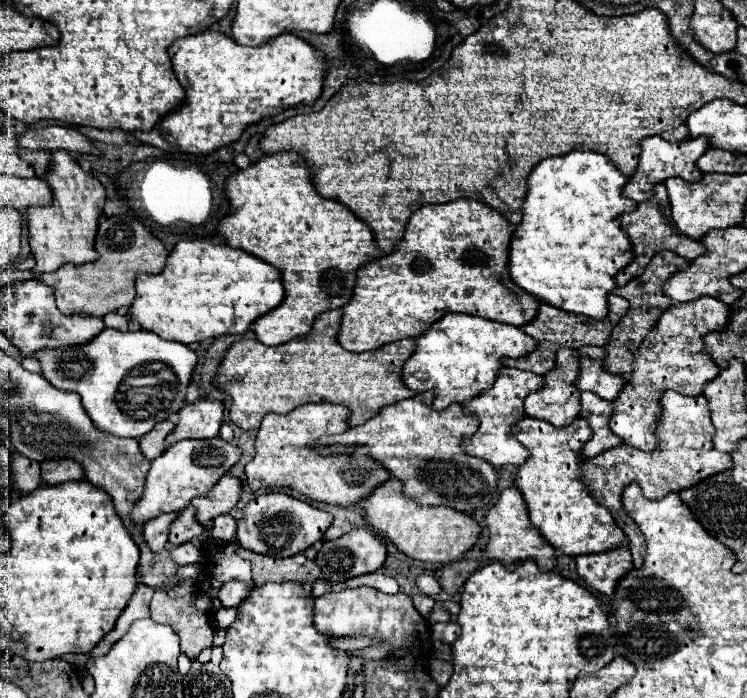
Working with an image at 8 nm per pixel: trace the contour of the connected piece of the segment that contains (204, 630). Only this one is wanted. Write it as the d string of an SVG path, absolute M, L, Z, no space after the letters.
M155 592L153 594L153 600L151 600L151 618L155 622L161 622L161 624L167 624L171 626L180 638L181 652L193 662L201 650L209 648L211 642L213 642L213 626L209 624L209 616L201 610L195 610L193 604L191 604L191 598L185 596L185 598L167 598L167 592Z

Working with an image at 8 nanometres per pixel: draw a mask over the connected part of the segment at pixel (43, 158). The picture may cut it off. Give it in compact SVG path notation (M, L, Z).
M25 150L25 156L23 158L27 158L27 162L35 168L35 174L39 178L45 176L45 172L47 172L47 168L51 164L51 154L39 152L39 150Z

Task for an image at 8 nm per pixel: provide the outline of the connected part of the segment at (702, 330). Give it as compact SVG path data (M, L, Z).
M703 296L693 302L681 302L671 306L657 322L651 336L647 336L645 344L635 352L633 364L635 370L627 376L627 384L619 398L613 402L613 418L609 422L611 430L623 438L625 444L631 444L639 450L655 450L659 440L655 436L655 428L659 424L659 408L661 398L667 390L675 390L679 394L703 394L705 384L713 382L721 368L711 360L709 354L701 354L705 350L703 338L709 332L721 332L729 326L731 308L717 298Z

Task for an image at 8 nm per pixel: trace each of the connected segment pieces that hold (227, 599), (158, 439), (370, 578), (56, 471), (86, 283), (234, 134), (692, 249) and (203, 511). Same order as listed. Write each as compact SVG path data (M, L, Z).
M231 580L220 588L217 597L223 606L239 606L249 596L249 590L251 588L245 582Z
M163 420L159 422L151 432L147 432L145 436L139 438L139 446L141 446L141 452L149 458L149 460L155 460L157 456L161 456L165 450L167 450L167 436L171 434L171 430L175 428L175 424L171 420Z
M381 572L357 576L357 578L349 578L347 582L335 584L335 590L341 592L343 588L355 588L355 586L370 586L386 594L395 594L399 592L397 580L393 577L385 576L385 574L381 574Z
M47 460L41 464L43 484L55 486L69 480L81 480L85 476L83 468L73 460Z
M111 216L99 224L95 248L99 252L99 260L83 266L61 266L53 274L39 276L41 282L55 288L57 308L71 314L85 316L105 316L119 308L129 308L135 300L135 278L139 274L159 274L165 268L165 260L169 252L163 242L155 238L145 224L135 216Z
M207 30L185 36L169 48L173 70L187 92L183 106L167 114L151 132L135 136L165 152L211 154L237 142L243 130L297 104L313 104L327 76L325 54L295 34L281 34L261 46L241 46L233 38Z
M657 184L655 190L653 190L653 198L641 202L637 210L633 210L629 214L623 214L621 216L621 226L623 226L625 232L629 232L629 240L633 242L635 260L627 268L623 268L623 272L619 272L619 276L615 280L617 286L625 286L631 278L639 276L645 270L645 266L651 262L651 258L655 254L663 252L663 250L671 250L671 252L687 258L687 260L695 260L695 258L699 258L699 256L705 254L705 246L699 240L693 240L689 236L683 236L675 228L675 224L671 220L671 206L669 206L669 198L667 198L665 184Z
M223 476L223 480L219 480L219 484L215 484L215 490L209 492L207 496L199 496L191 502L191 506L197 508L197 516L199 522L203 526L211 526L211 522L221 516L221 514L229 514L233 510L233 506L239 502L243 492L243 484L239 478L233 476Z

